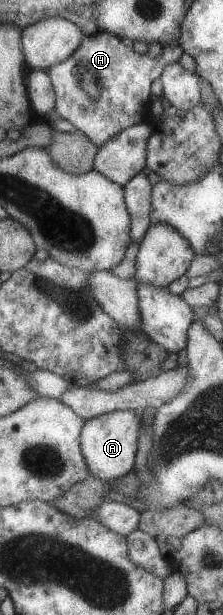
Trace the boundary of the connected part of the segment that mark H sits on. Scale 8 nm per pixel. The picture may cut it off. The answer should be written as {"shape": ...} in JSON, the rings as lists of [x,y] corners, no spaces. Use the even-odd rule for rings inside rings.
{"shape":[[[111,33],[85,36],[81,47],[69,59],[47,70],[56,95],[55,110],[94,145],[101,147],[119,131],[149,120],[149,106],[154,99],[151,93],[153,81],[161,77],[167,65],[179,61],[183,54],[178,39],[169,41],[157,59],[137,53]]]}

